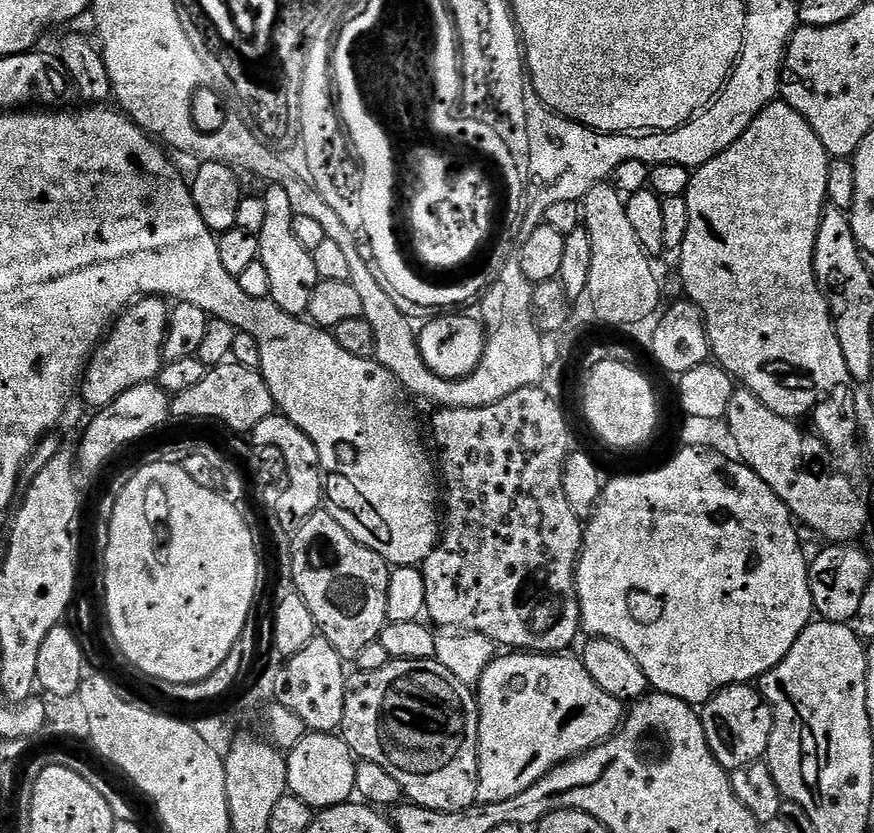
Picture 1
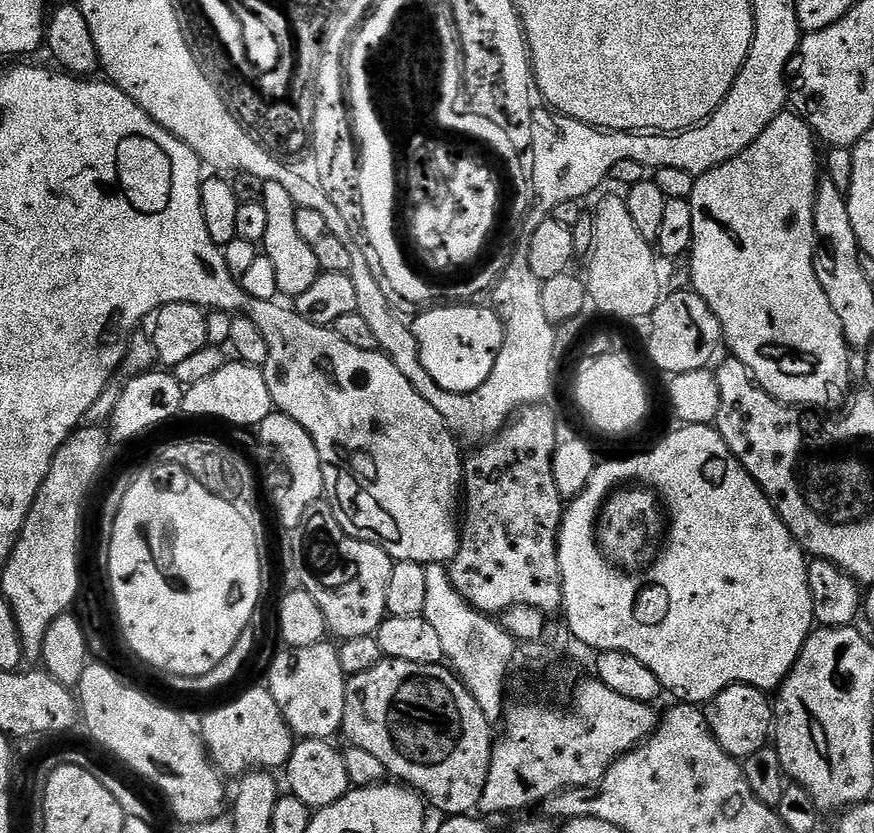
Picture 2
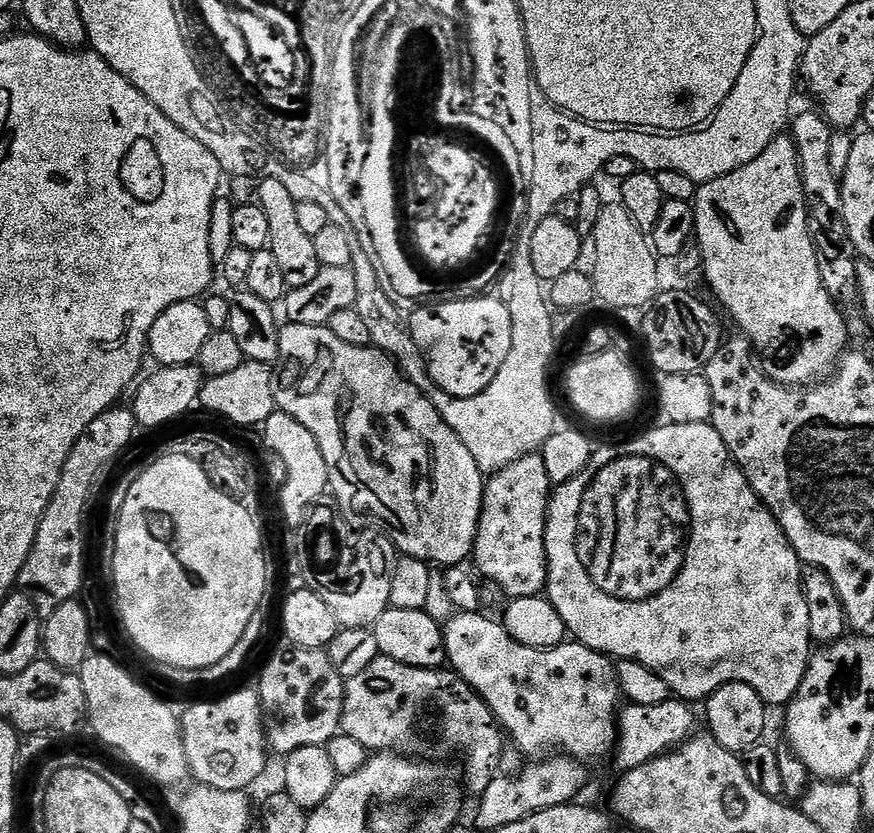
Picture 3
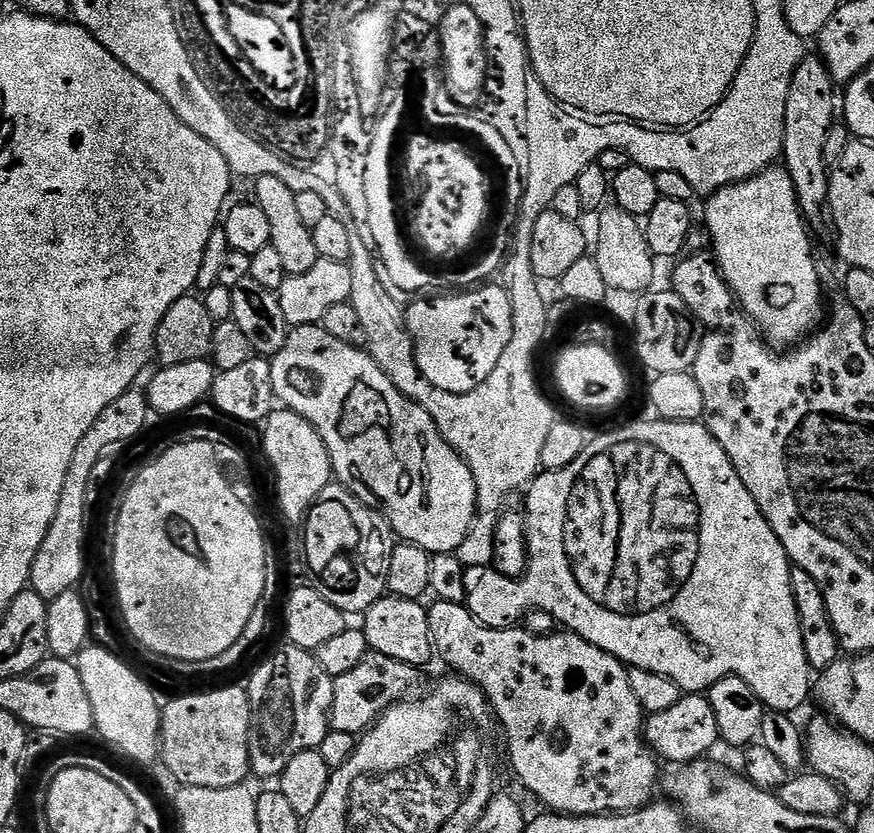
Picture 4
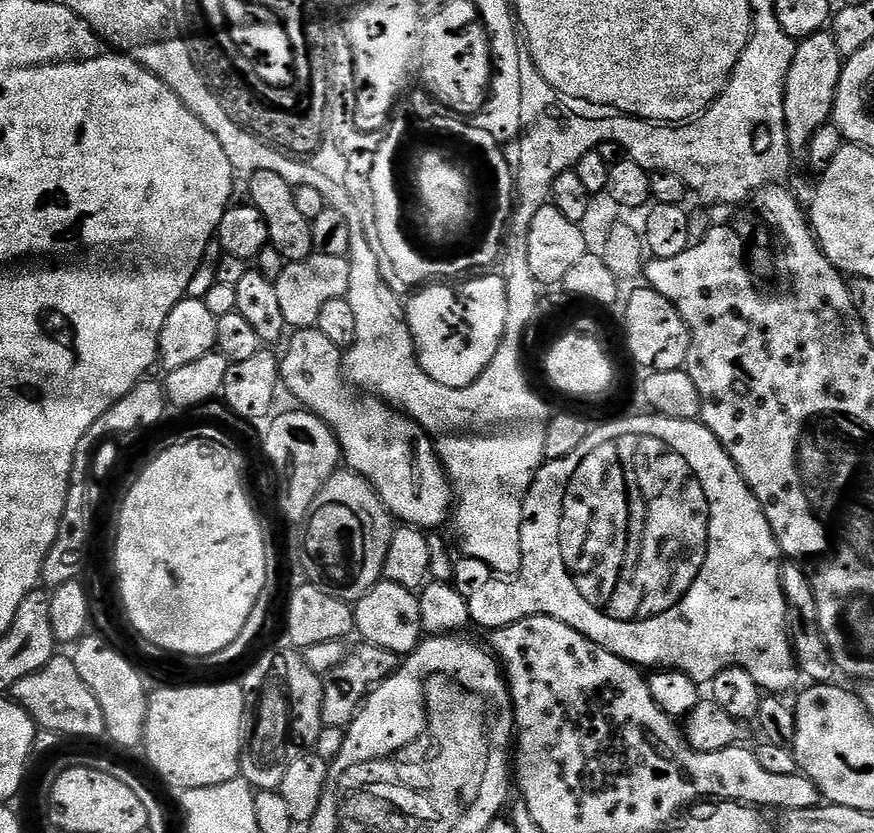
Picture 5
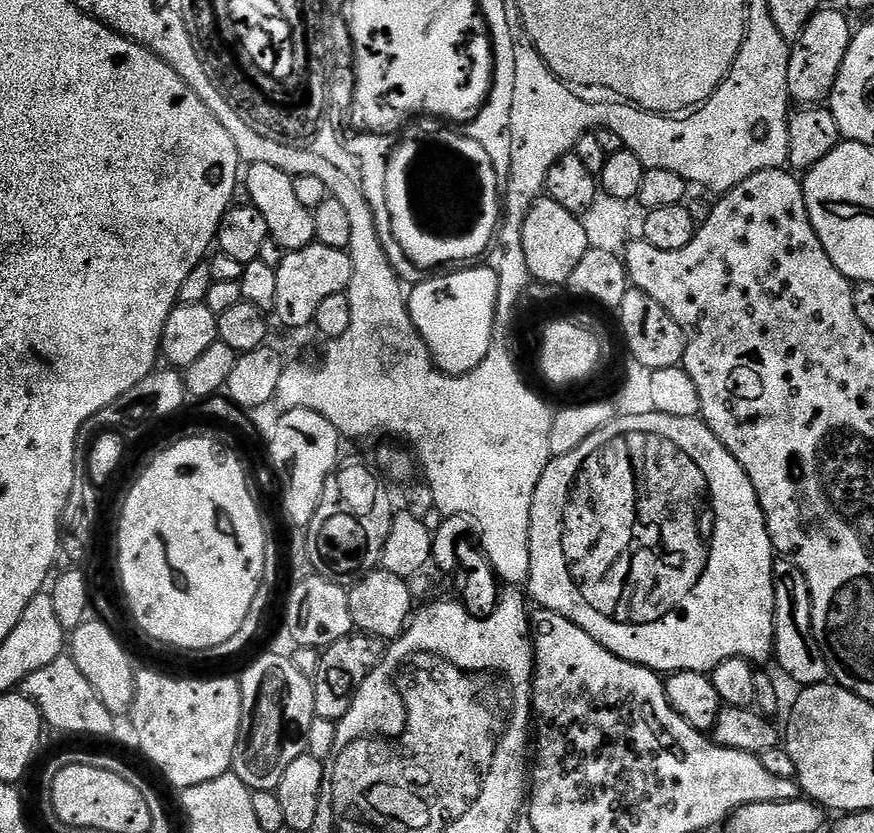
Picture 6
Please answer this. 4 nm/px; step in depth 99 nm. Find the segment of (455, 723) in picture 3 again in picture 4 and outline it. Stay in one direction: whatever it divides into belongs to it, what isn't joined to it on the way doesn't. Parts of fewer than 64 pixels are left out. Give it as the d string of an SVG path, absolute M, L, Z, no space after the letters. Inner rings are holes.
M369 651L368 656L362 658L362 662L358 662L358 666L354 666L354 670L350 670L350 674L342 674L334 679L334 702L330 706L328 715L331 731L354 734L357 737L367 732L380 719L381 712L405 699L404 688L410 687L415 682L416 676L417 673L406 662L398 662L398 658L386 658L386 654Z

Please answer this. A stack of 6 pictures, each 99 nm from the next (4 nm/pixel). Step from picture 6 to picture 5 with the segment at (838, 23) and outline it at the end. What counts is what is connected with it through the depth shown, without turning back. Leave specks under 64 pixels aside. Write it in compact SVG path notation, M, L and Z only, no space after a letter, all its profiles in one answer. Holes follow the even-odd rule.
M831 31L816 32L797 43L794 62L790 62L790 74L786 74L784 87L786 138L792 153L807 153L810 138L814 138L819 128L831 121L844 61L845 57L840 55L838 42L834 42Z

